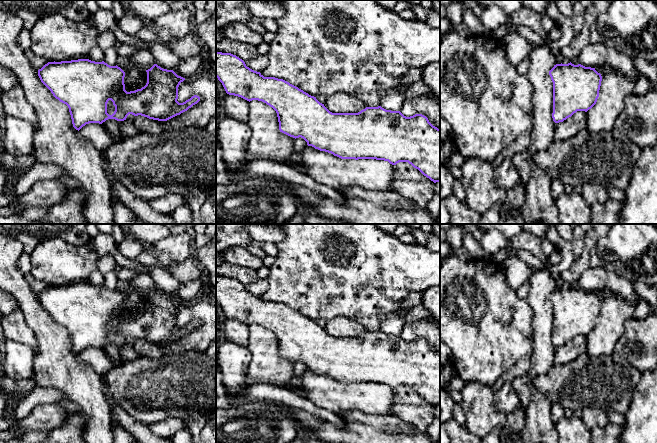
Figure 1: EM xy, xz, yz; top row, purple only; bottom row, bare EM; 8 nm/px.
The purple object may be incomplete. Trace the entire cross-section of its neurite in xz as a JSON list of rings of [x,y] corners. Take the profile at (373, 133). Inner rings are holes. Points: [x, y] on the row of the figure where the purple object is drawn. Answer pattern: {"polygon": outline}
{"polygon": [[[216,51],[216,77],[229,95],[247,101],[258,100],[272,107],[278,117],[280,132],[293,137],[303,138],[308,146],[333,154],[341,159],[376,159],[388,161],[392,165],[408,162],[434,183],[440,182],[440,129],[433,126],[422,114],[410,117],[400,111],[378,107],[366,107],[358,113],[332,113],[316,97],[309,95],[289,82],[275,77],[264,77],[260,72],[246,66],[245,62],[231,53]]]}

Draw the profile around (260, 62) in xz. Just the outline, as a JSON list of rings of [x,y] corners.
[[[258,55],[256,58],[246,61],[245,64],[250,69],[261,72],[268,64],[268,56]]]

